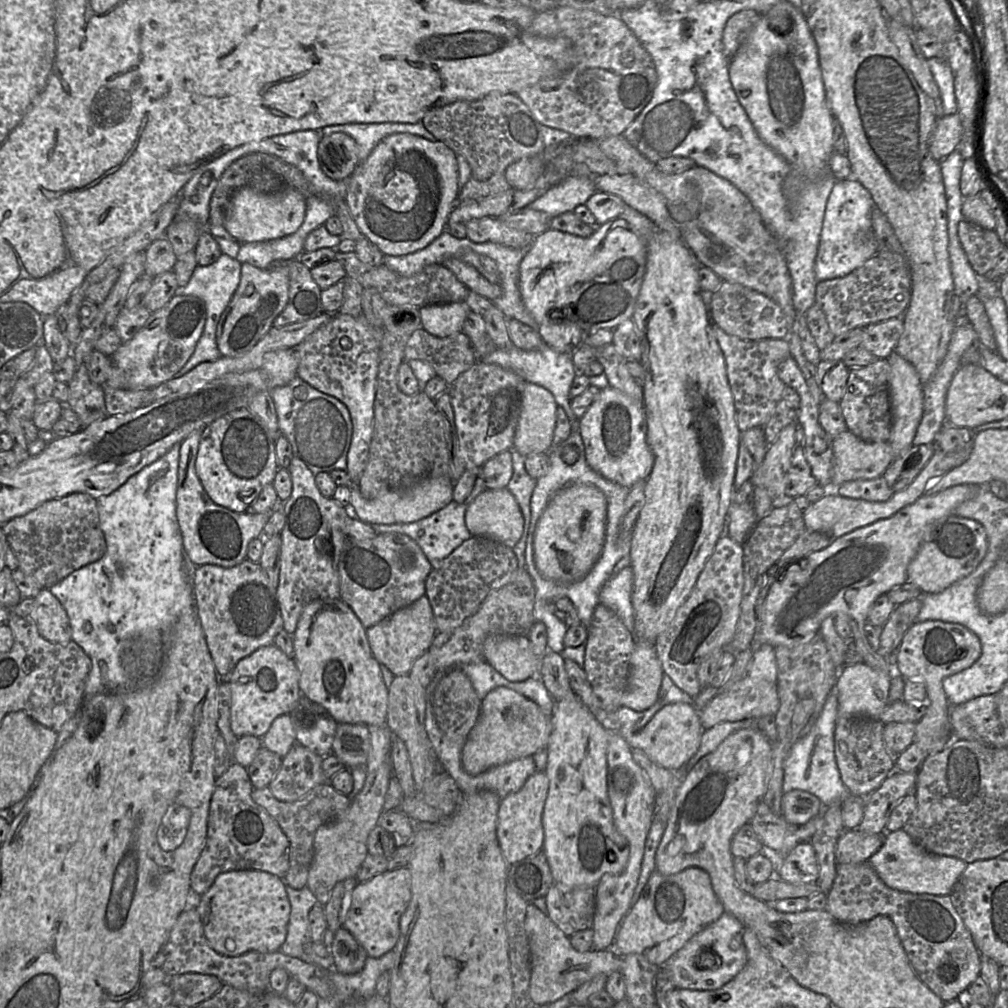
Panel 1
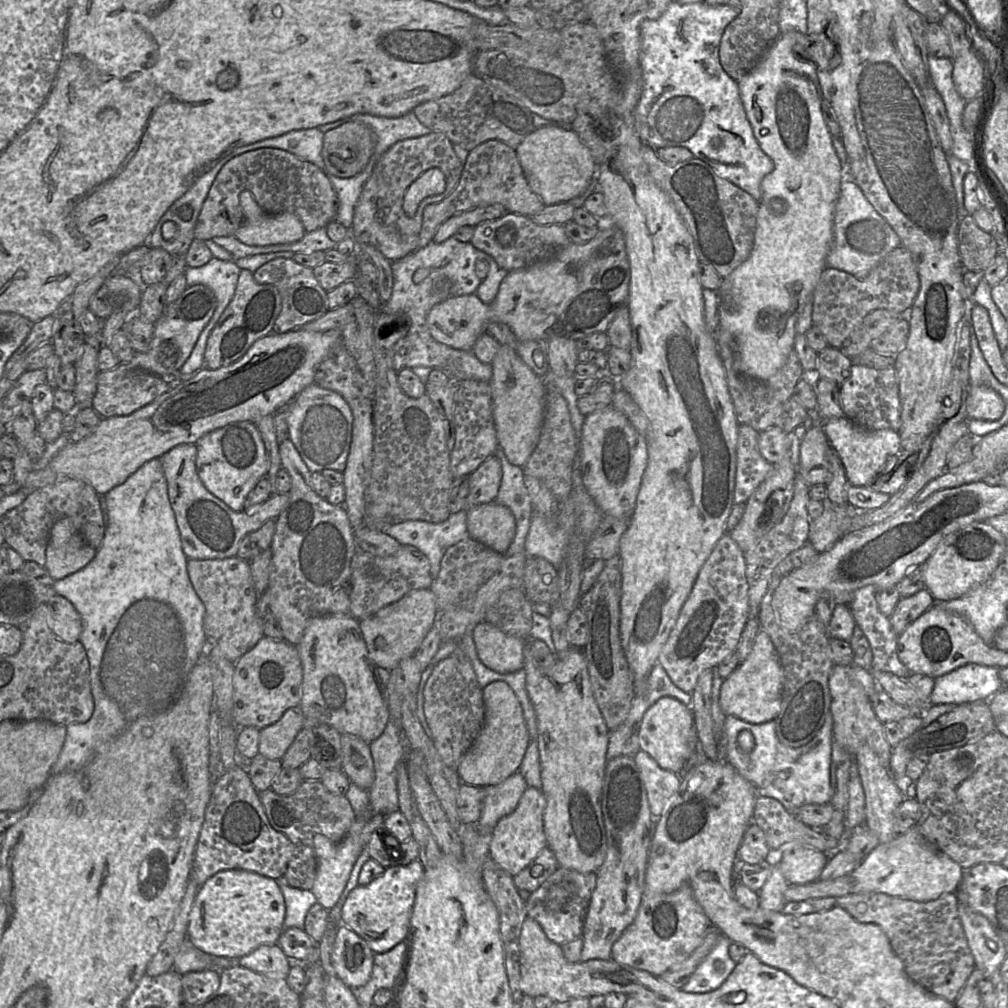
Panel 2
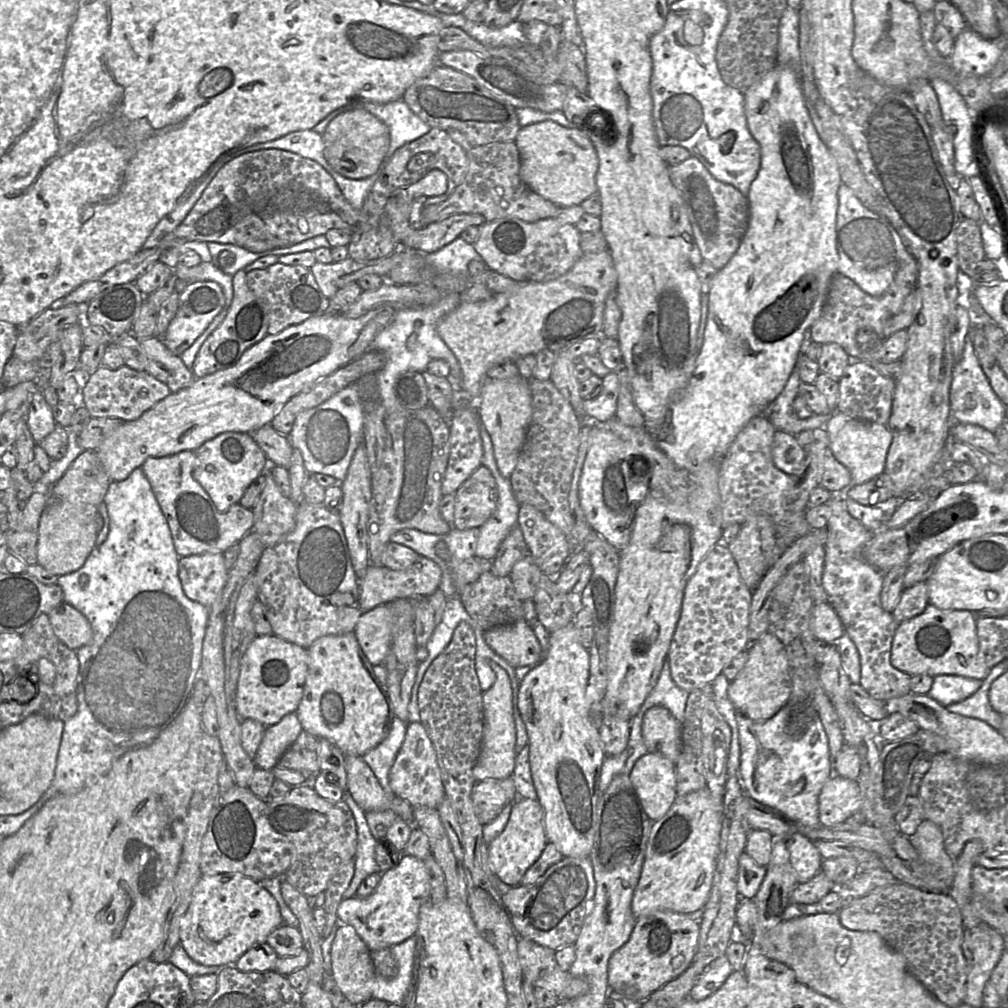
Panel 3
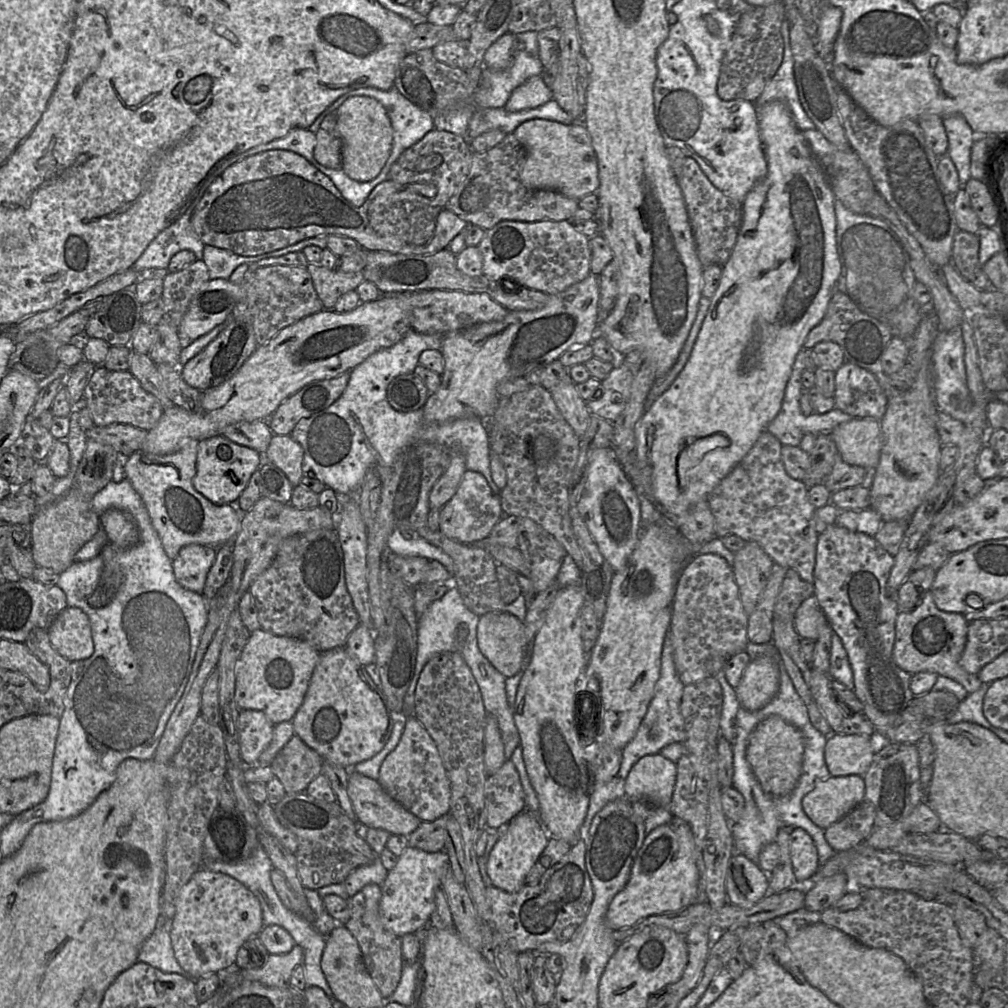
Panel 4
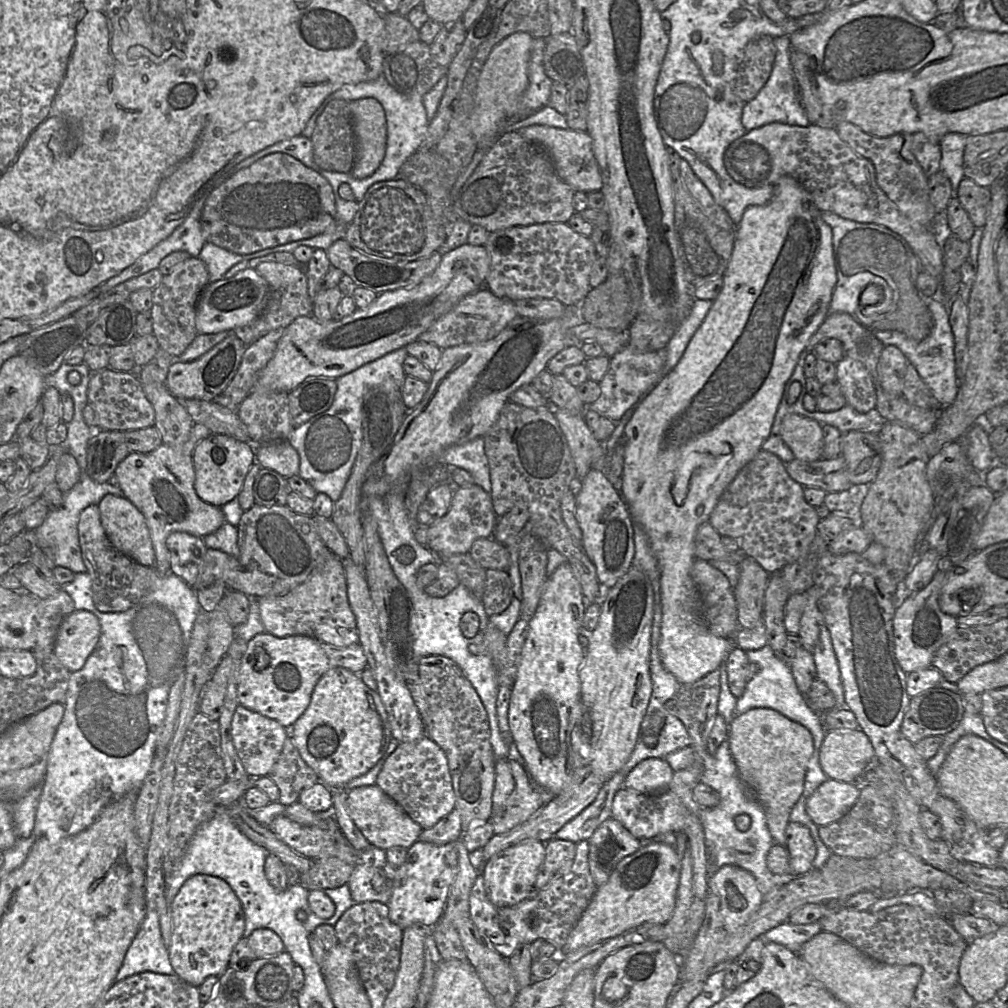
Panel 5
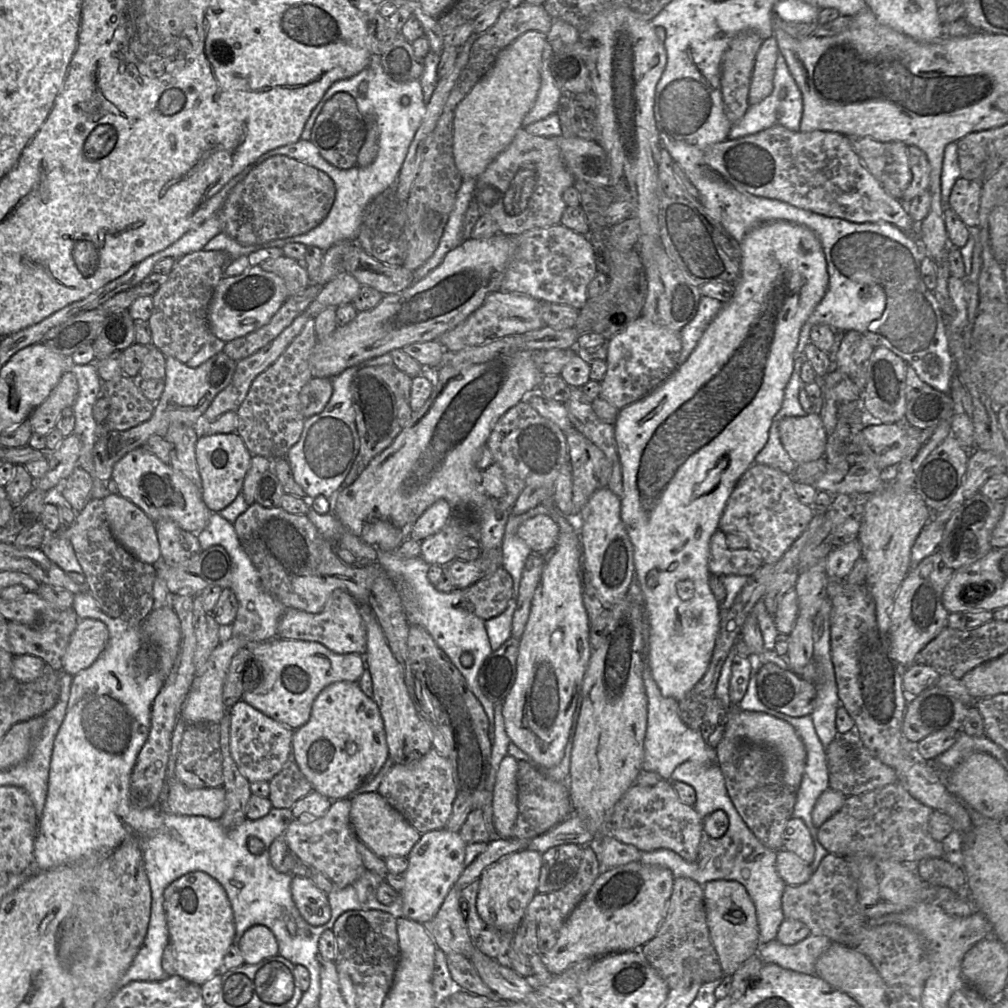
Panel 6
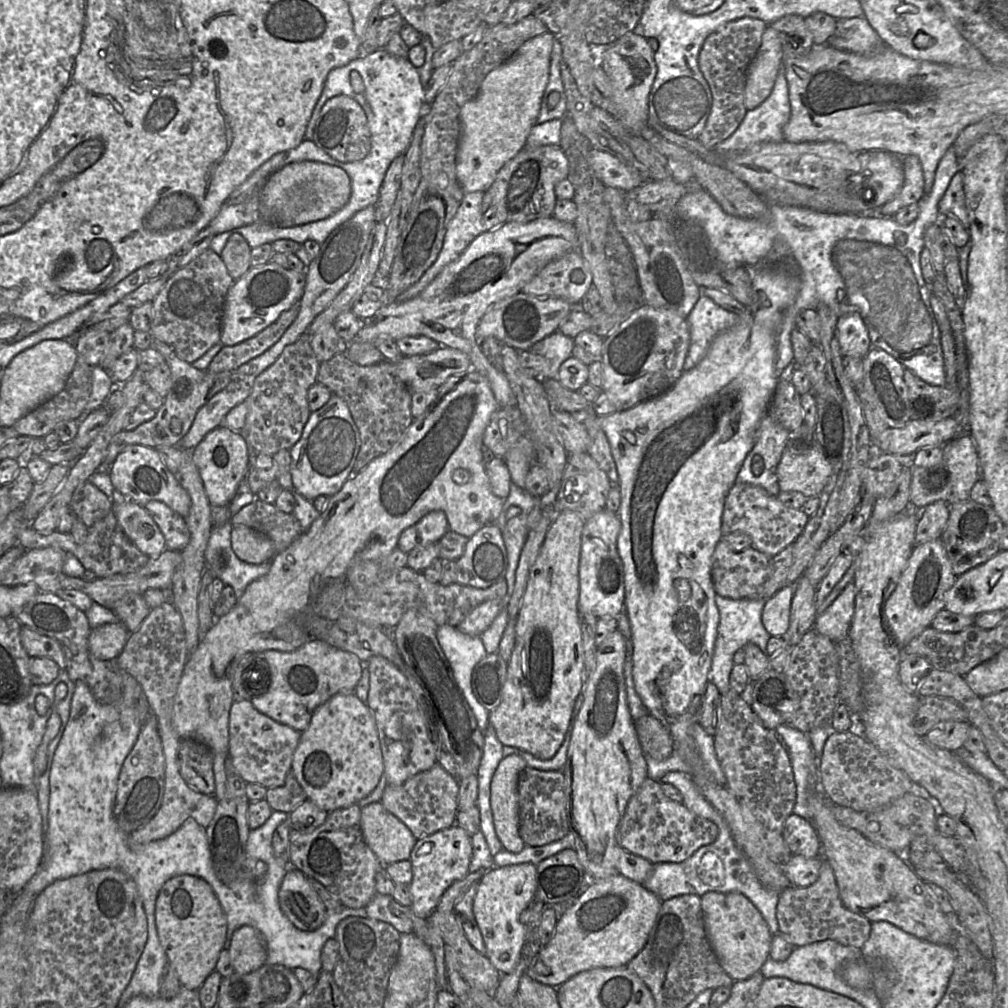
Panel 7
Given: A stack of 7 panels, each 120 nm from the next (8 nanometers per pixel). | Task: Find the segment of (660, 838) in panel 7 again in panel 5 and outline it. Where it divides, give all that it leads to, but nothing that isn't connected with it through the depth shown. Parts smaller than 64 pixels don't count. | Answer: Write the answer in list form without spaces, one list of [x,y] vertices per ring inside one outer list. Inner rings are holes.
[[[624,786],[614,796],[611,817],[638,839],[651,838],[667,832],[684,833],[691,852],[693,893],[695,898],[705,901],[708,894],[708,861],[699,814],[691,812],[669,789],[657,793],[640,793]]]

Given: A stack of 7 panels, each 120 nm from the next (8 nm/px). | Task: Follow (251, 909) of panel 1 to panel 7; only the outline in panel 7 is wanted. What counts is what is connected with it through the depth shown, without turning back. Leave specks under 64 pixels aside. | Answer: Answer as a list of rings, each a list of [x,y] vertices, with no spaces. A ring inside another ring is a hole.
[[[192,875],[169,879],[159,891],[155,905],[159,941],[181,986],[198,990],[216,969],[227,933],[227,917],[209,883]]]

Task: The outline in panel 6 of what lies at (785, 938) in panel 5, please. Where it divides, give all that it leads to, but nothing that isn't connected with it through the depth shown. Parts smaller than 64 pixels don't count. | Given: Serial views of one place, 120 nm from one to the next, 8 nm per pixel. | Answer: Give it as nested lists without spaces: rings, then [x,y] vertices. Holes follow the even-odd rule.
[[[809,934],[802,941],[789,946],[773,939],[761,944],[758,954],[763,963],[773,963],[784,969],[814,975],[817,959],[830,944],[827,937]]]

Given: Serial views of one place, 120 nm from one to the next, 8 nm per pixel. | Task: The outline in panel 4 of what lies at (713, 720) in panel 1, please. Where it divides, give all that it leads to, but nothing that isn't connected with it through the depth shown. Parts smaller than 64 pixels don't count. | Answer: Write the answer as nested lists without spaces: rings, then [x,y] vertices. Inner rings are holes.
[[[772,654],[751,659],[735,688],[740,705],[747,710],[763,708],[778,693],[780,671],[777,658]]]

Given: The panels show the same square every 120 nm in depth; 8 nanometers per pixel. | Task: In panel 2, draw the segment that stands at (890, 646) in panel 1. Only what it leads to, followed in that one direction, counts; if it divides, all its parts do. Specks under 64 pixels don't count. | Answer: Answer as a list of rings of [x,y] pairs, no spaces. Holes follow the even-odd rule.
[[[923,588],[912,596],[900,598],[890,616],[894,632],[900,635],[935,602],[932,594],[926,588]]]

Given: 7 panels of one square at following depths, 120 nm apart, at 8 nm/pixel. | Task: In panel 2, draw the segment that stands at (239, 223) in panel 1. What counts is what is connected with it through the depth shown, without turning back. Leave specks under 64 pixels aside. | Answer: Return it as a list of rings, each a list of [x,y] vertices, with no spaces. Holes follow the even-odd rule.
[[[247,190],[240,193],[239,203],[244,222],[233,236],[246,245],[291,243],[300,240],[306,232],[296,215],[288,212],[266,213]]]

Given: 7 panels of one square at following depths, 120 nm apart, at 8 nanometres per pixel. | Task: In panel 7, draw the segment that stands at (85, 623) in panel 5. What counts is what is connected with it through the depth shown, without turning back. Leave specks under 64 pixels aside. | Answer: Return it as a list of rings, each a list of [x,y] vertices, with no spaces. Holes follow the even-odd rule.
[[[122,622],[104,624],[91,630],[89,650],[96,658],[110,661],[122,653],[130,632]]]

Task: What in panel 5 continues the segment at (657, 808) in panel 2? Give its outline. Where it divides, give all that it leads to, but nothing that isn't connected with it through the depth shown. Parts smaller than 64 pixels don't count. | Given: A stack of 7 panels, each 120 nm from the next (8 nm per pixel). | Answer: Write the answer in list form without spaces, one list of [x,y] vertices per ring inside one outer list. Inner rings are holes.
[[[647,758],[626,776],[624,786],[640,793],[668,790],[674,771],[666,759]]]

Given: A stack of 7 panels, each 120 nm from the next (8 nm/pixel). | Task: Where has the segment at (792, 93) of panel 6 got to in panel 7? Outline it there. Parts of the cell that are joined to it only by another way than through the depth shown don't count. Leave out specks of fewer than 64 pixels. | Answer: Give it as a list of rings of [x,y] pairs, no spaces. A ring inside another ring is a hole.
[[[783,61],[771,95],[759,107],[747,111],[744,120],[734,134],[718,144],[715,149],[721,154],[730,155],[745,152],[756,144],[781,142],[784,140],[783,127],[788,122],[790,114],[789,89]]]

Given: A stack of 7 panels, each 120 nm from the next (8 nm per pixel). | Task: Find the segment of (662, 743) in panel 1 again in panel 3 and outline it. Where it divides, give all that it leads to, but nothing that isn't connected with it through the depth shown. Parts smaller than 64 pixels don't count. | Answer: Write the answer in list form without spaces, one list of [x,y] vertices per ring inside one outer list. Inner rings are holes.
[[[663,706],[648,709],[642,720],[642,736],[649,752],[657,752],[676,764],[682,747],[682,723]]]

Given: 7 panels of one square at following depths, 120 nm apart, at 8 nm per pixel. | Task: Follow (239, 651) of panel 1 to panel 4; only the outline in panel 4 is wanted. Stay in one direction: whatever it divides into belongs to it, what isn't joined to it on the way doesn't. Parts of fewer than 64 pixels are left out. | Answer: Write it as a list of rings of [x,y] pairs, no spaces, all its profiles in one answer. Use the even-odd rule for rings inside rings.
[[[190,544],[182,547],[172,560],[176,581],[185,589],[202,594],[216,554],[217,548],[208,545]]]

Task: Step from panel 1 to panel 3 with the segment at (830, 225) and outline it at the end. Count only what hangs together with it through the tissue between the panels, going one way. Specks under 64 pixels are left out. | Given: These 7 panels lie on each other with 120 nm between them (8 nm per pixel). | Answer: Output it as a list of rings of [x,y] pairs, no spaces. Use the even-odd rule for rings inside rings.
[[[841,184],[838,190],[836,244],[838,273],[853,280],[872,296],[880,296],[887,290],[893,281],[899,260],[906,259],[910,254],[888,220],[866,208],[845,184]]]

